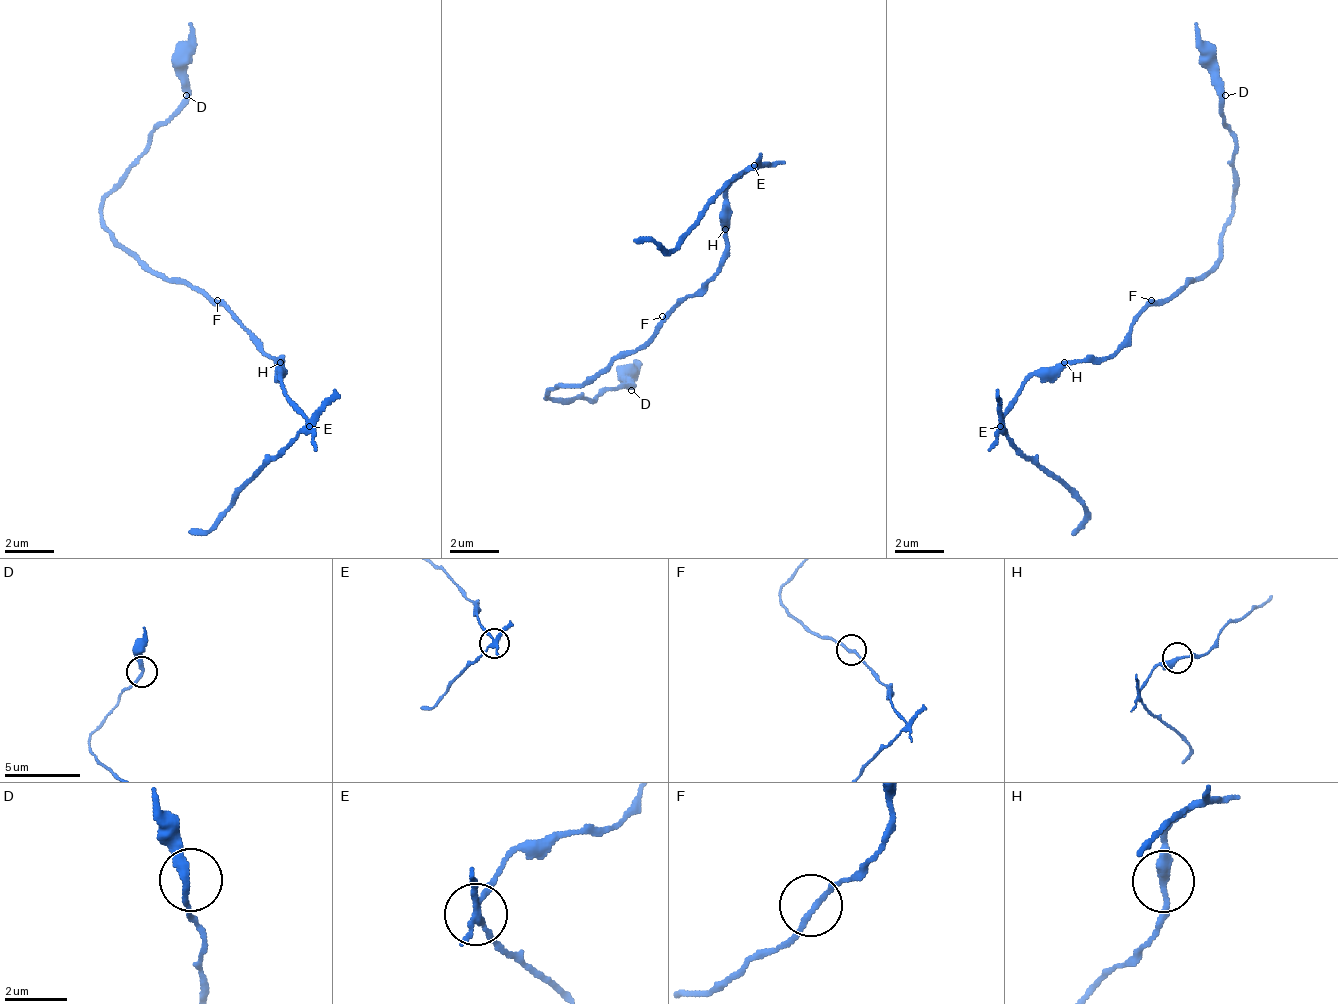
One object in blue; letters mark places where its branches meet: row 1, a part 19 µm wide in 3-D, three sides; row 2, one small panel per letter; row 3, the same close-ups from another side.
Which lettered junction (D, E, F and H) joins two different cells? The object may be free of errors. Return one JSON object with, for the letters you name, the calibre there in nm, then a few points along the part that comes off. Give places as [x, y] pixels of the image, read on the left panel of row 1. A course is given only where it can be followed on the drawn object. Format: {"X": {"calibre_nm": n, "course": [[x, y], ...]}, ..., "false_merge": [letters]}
{"E": {"calibre_nm": 200, "course": [[311, 424], [205, 530], [186, 530]]}, "false_merge": ["E"]}

